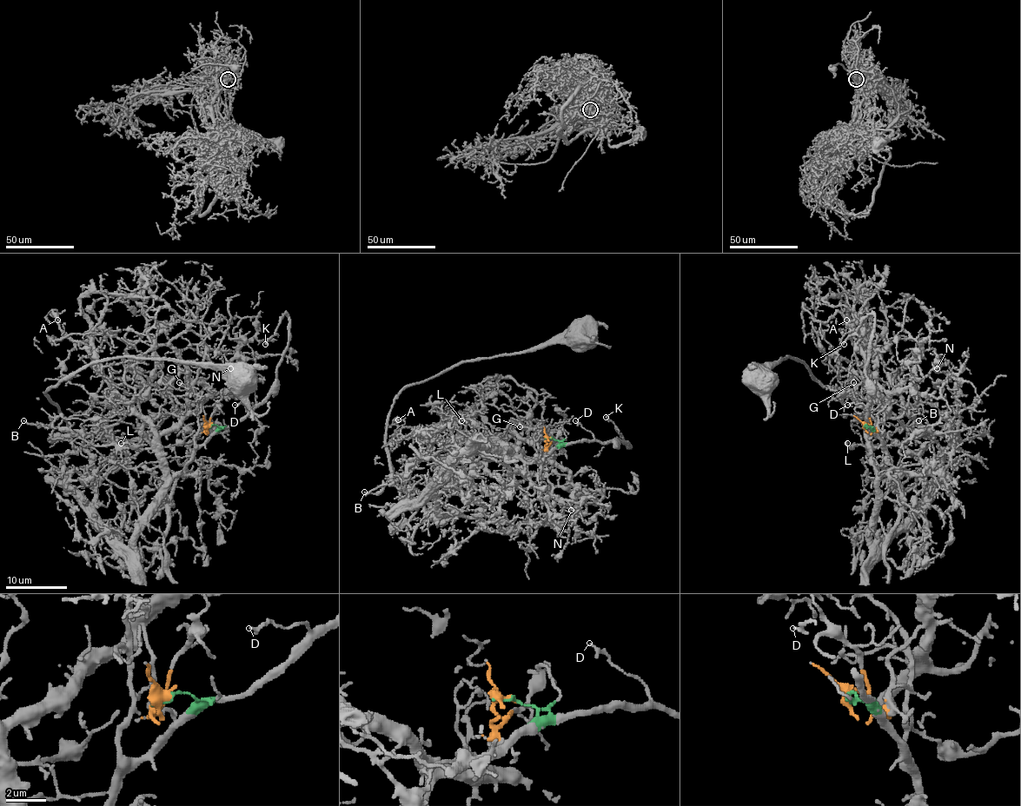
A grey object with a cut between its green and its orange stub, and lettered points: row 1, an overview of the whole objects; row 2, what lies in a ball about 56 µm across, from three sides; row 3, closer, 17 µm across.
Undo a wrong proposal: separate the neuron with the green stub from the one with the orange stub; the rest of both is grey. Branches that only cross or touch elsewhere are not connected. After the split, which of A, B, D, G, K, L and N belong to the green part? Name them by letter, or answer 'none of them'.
D, K

